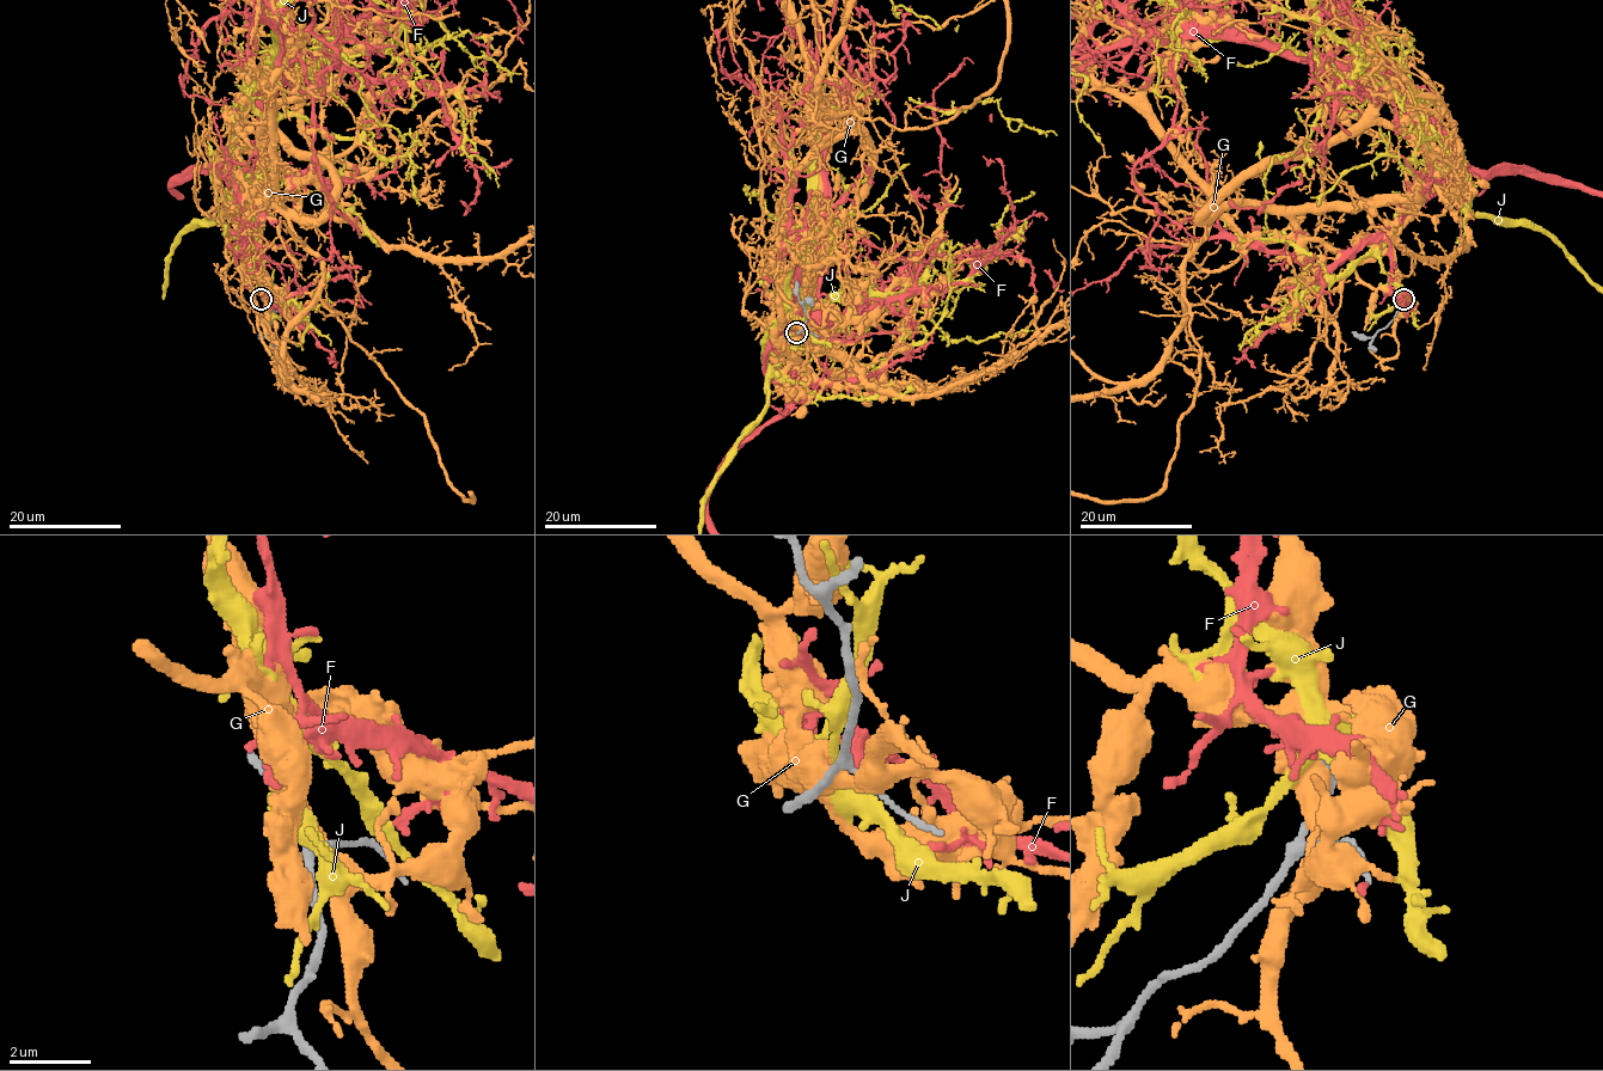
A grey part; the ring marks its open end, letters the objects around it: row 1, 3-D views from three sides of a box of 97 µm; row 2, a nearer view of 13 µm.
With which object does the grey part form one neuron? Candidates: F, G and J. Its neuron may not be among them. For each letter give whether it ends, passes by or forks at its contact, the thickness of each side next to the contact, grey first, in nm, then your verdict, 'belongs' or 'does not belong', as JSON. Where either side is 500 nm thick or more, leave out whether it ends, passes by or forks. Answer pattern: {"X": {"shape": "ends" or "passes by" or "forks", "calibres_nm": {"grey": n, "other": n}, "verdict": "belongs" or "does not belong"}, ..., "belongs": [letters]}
{"F": {"shape": "passes by", "calibres_nm": {"grey": 110, "other": 280}, "verdict": "does not belong"}, "G": {"shape": "passes by", "calibres_nm": {"grey": 160, "other": 480}, "verdict": "does not belong"}, "J": {"shape": "forks", "calibres_nm": {"grey": 110, "other": 240}, "verdict": "does not belong"}, "belongs": []}

